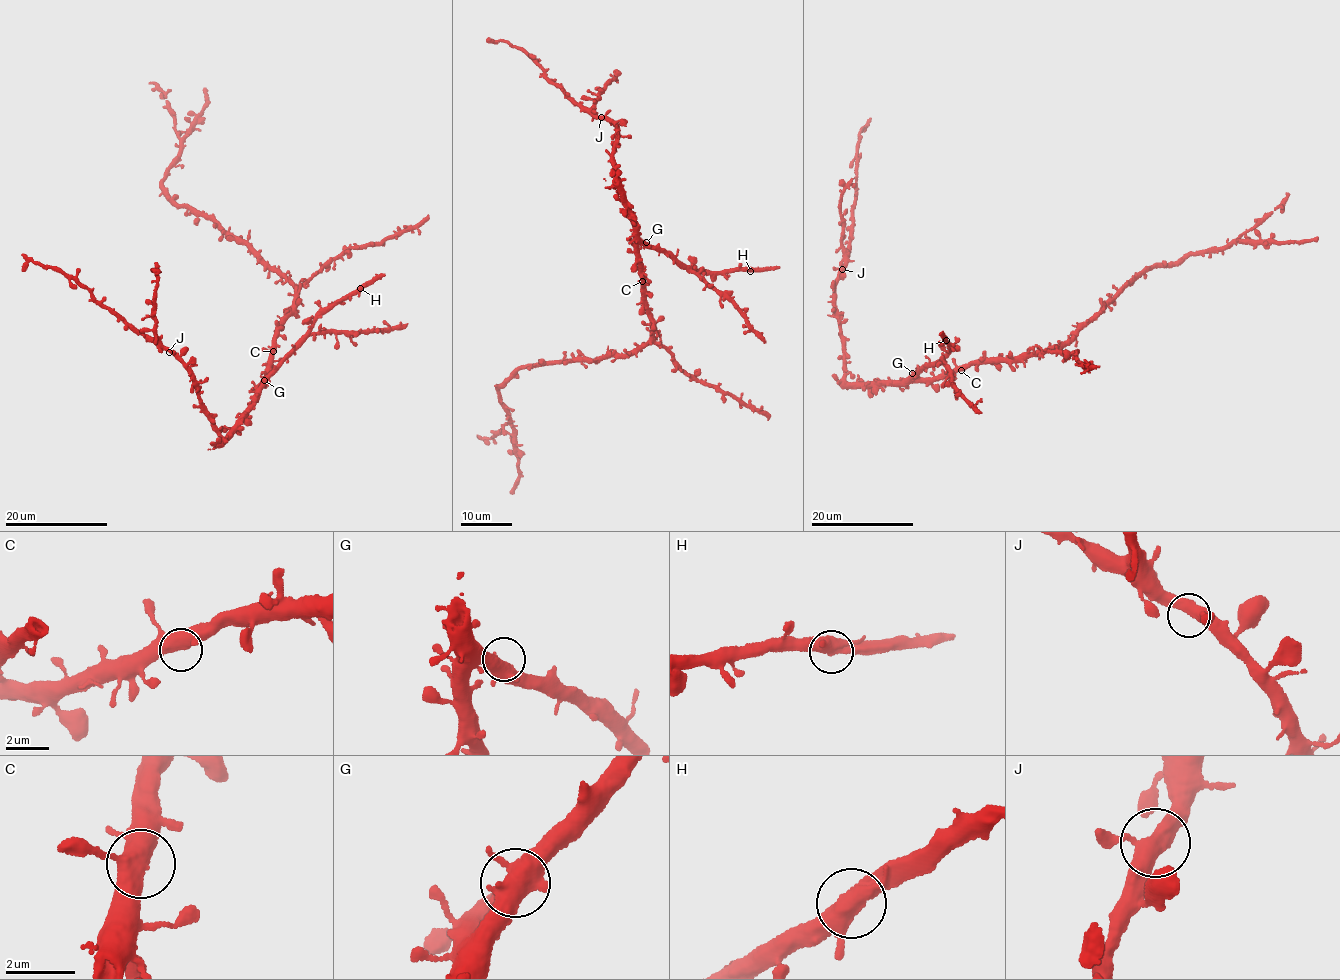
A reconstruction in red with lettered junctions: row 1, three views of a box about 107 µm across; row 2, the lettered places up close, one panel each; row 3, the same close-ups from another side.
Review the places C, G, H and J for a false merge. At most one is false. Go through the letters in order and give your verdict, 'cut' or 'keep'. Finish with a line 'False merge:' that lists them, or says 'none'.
C: keep
G: keep
H: keep
J: keep
False merge: none

